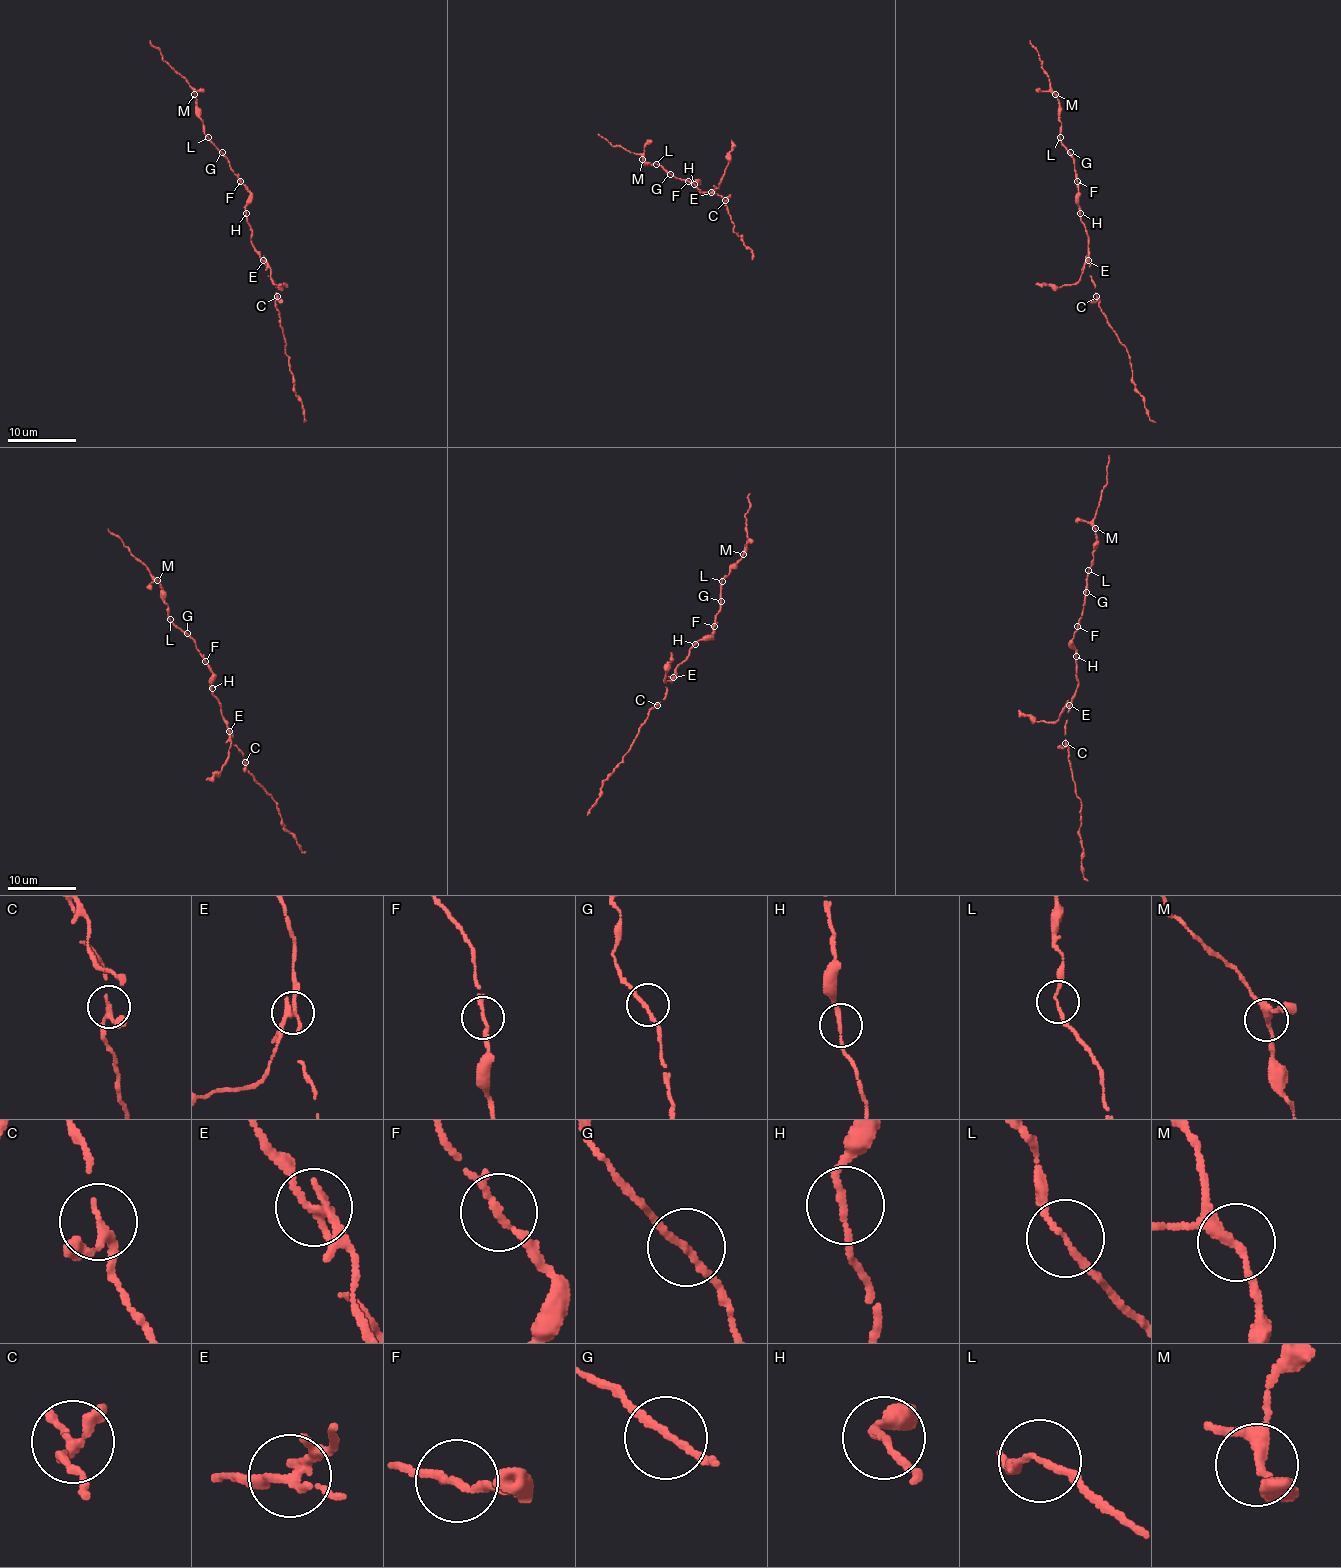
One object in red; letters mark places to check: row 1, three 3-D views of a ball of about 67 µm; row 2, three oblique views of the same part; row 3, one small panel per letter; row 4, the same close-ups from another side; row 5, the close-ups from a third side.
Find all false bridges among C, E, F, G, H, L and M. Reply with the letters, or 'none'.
E

